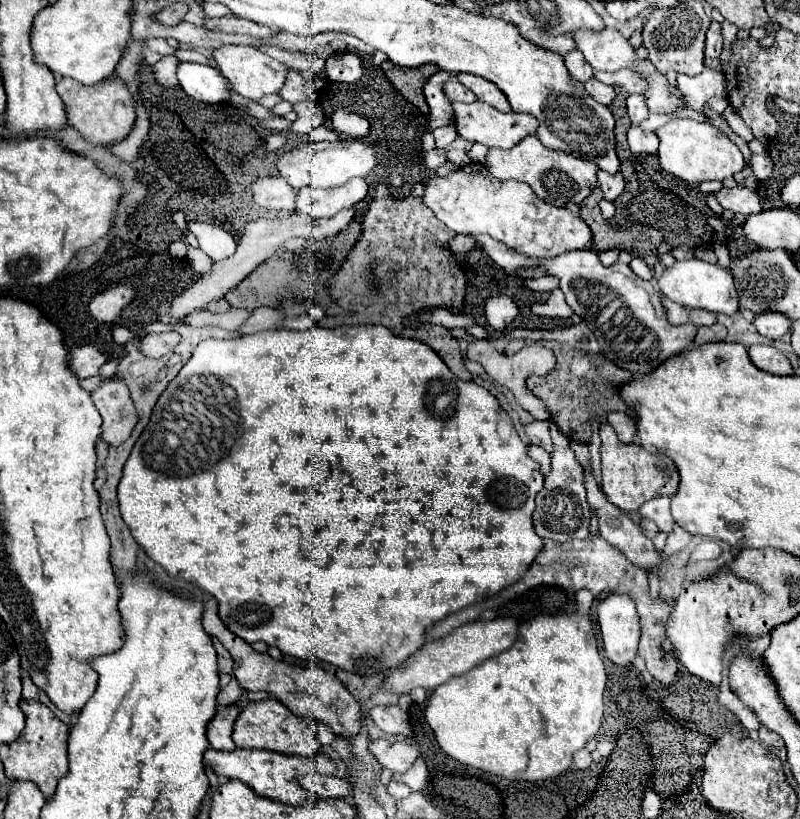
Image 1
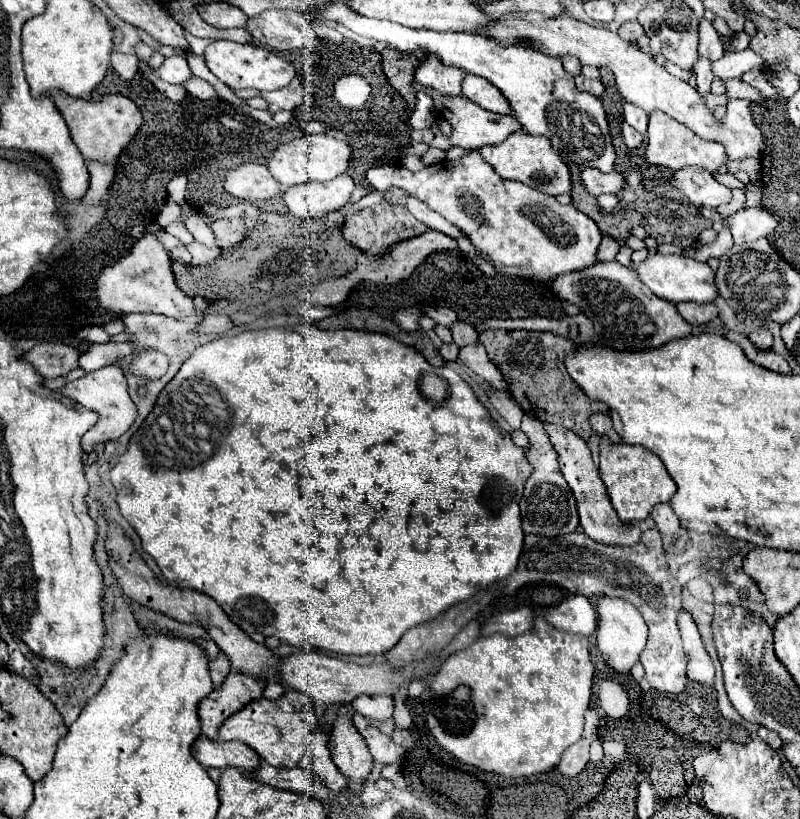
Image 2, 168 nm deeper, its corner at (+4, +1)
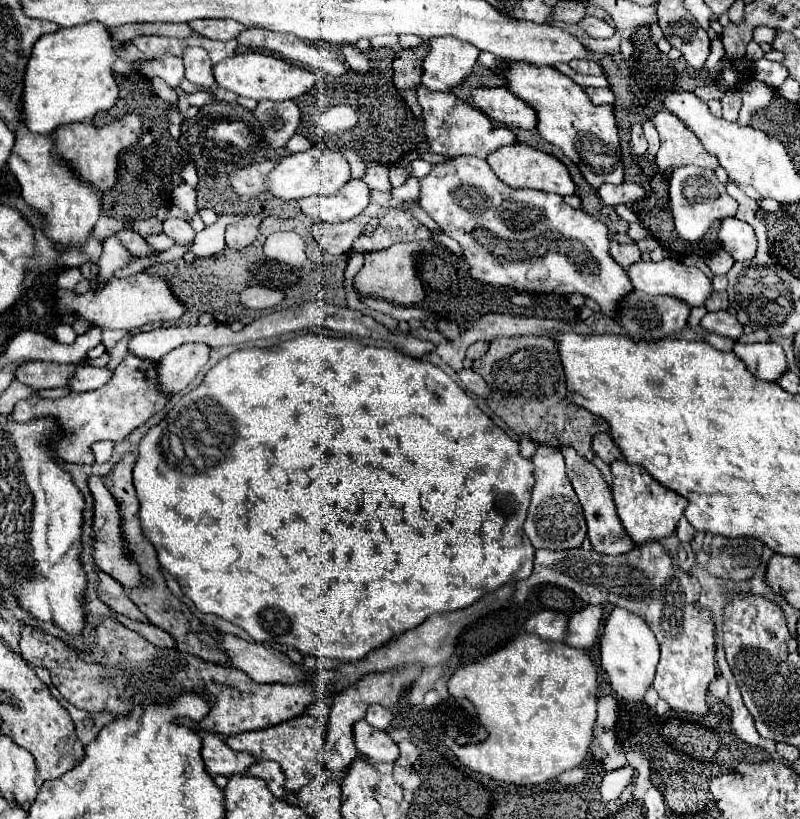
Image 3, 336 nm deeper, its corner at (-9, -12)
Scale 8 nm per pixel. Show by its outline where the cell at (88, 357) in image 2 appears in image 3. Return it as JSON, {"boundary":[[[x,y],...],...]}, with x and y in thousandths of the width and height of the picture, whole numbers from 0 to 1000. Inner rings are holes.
{"boundary":[[[103,446],[103,451],[98,451],[98,455],[88,463],[85,473],[90,477],[115,477],[130,470],[133,463],[138,463],[140,451],[135,448],[115,448],[115,446]]]}

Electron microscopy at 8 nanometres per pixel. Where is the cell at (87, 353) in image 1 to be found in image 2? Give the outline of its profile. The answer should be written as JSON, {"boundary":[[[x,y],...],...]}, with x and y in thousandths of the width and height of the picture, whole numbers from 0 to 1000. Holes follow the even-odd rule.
{"boundary":[[[49,418],[34,430],[26,432],[29,440],[41,444],[41,449],[54,459],[54,462],[74,462],[96,449],[96,435],[99,430],[84,420],[66,418]]]}

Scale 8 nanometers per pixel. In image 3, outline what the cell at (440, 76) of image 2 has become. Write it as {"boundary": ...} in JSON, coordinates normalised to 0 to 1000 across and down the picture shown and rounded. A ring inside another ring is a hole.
{"boundary":[[[545,45],[538,50],[538,65],[528,77],[528,104],[538,111],[565,111],[595,79],[598,60],[568,45]]]}

